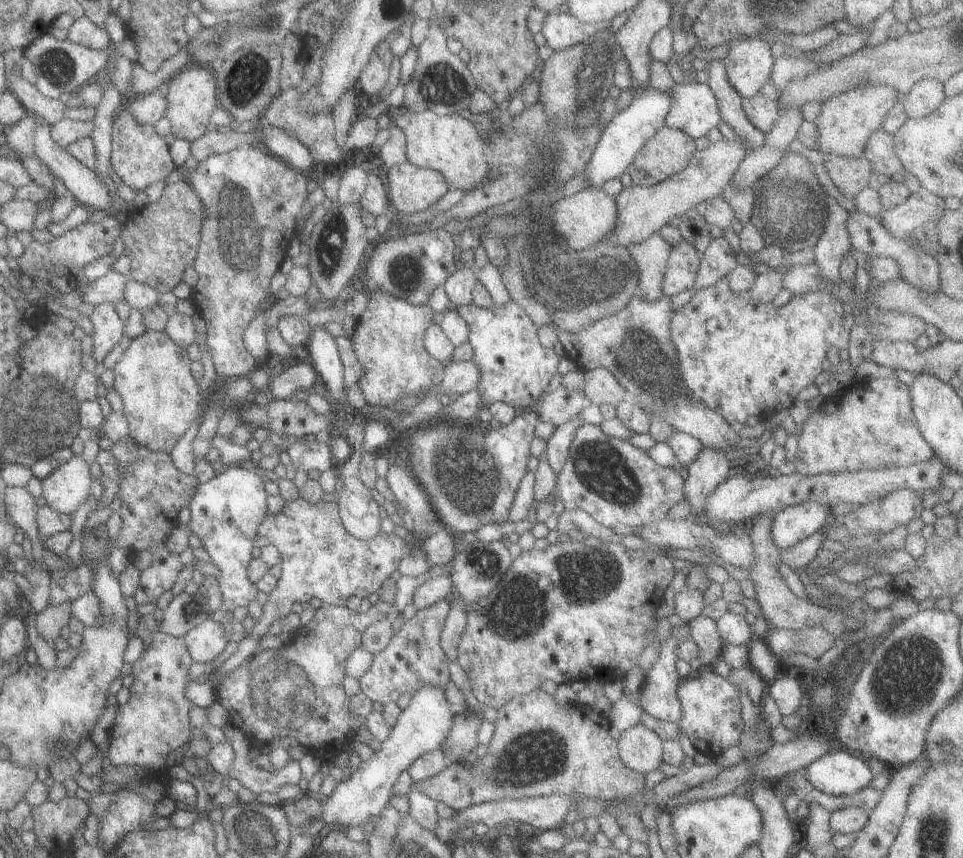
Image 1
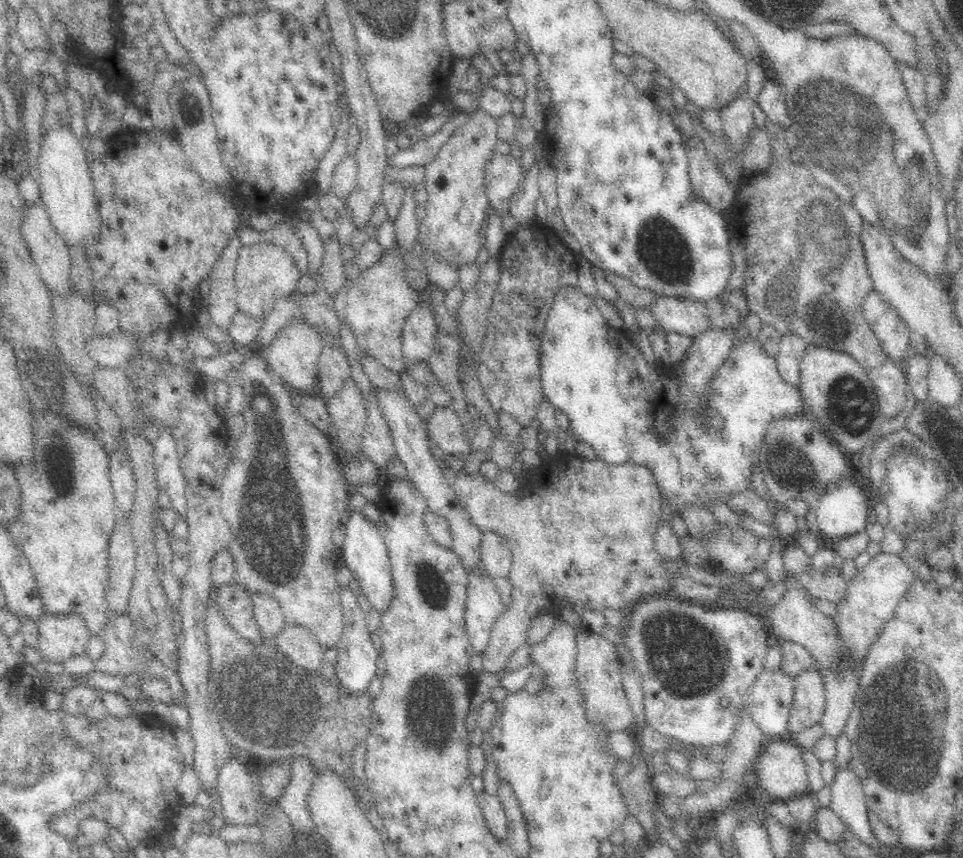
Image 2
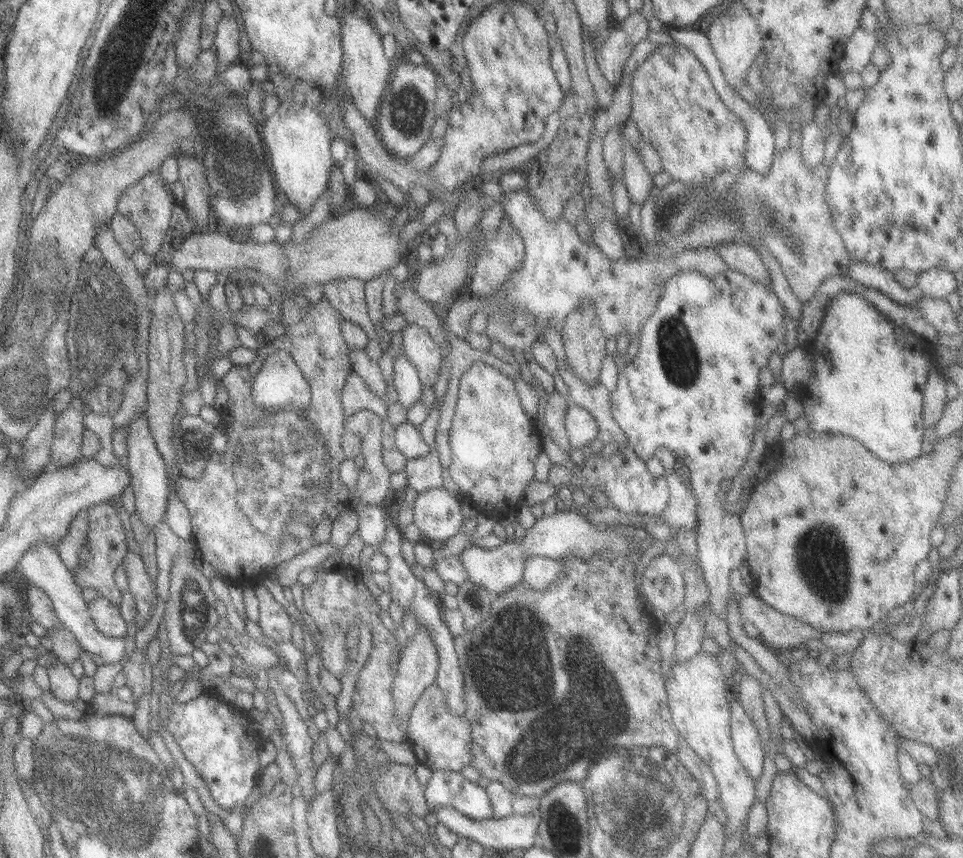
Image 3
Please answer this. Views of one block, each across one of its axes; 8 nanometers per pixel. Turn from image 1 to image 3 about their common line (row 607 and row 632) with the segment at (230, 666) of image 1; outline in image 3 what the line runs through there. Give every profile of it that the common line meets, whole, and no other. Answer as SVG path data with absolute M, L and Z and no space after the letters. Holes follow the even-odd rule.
M263 583L253 587L258 602L258 622L260 632L276 643L291 641L292 623L287 613L276 603L265 589Z

